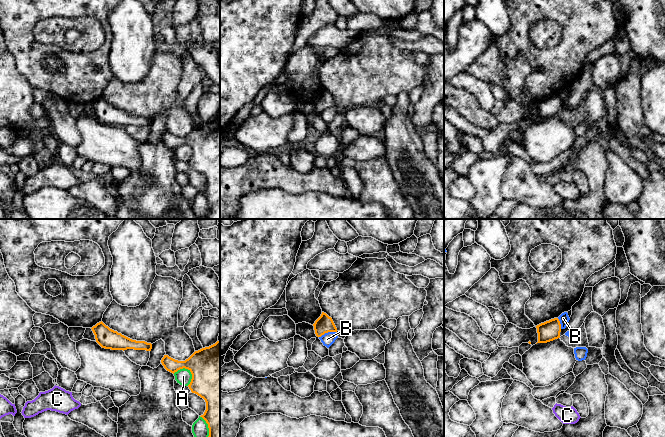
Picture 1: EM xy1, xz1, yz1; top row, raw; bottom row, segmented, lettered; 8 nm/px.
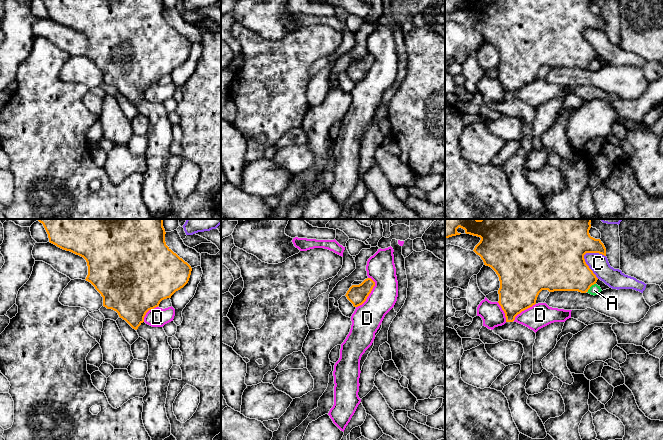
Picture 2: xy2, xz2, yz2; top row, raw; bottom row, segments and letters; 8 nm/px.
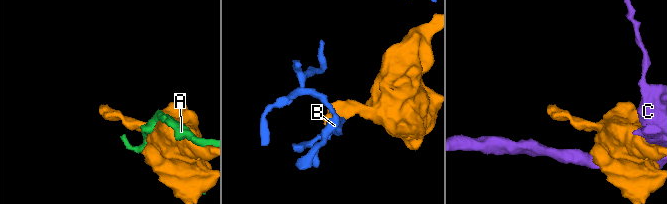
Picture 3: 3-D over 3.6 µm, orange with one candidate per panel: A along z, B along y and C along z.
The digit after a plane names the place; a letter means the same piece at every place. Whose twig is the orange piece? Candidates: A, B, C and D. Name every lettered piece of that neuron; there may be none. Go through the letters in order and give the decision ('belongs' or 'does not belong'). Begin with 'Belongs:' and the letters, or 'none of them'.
Belongs: none of them
A: does not belong
B: does not belong
C: does not belong
D: does not belong

